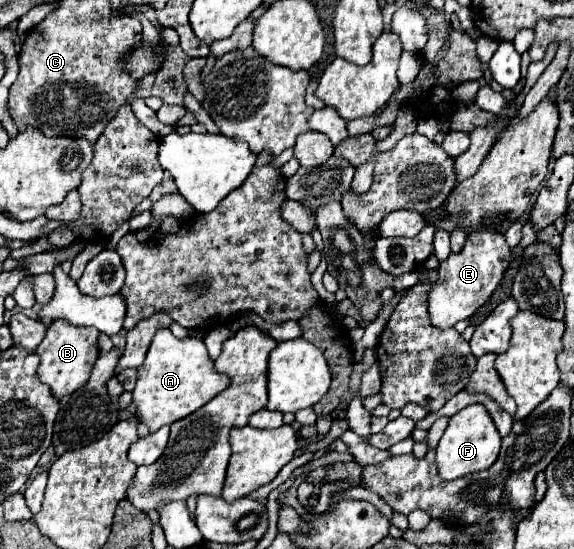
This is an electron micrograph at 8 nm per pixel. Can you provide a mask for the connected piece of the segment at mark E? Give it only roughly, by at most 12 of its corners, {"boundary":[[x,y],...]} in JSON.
{"boundary":[[494,228],[468,234],[428,292],[436,328],[468,320],[512,260]]}

